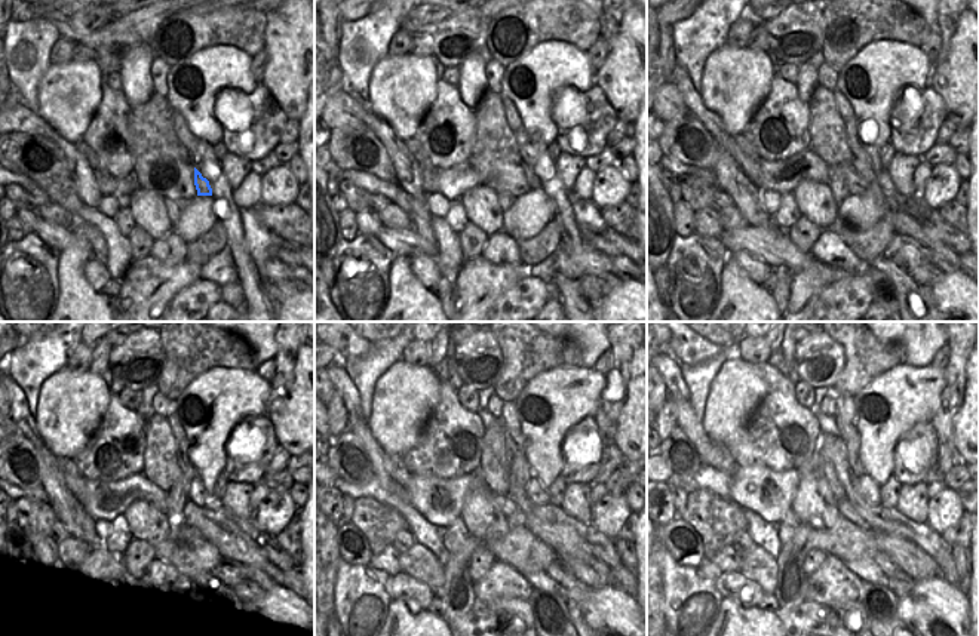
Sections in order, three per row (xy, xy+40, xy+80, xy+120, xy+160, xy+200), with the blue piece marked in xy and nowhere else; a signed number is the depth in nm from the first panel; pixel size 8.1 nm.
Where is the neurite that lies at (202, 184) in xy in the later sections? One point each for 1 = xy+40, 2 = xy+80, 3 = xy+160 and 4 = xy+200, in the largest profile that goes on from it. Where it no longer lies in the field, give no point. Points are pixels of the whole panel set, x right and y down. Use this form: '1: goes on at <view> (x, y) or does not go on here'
1: goes on at xy+40 (533, 180)
2: goes on at xy+80 (861, 166)
3: goes on at xy+160 (537, 492)
4: goes on at xy+200 (867, 488)

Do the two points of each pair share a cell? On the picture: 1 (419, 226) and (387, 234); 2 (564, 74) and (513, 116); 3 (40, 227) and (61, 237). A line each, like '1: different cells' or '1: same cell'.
1: different cells
2: different cells
3: same cell

